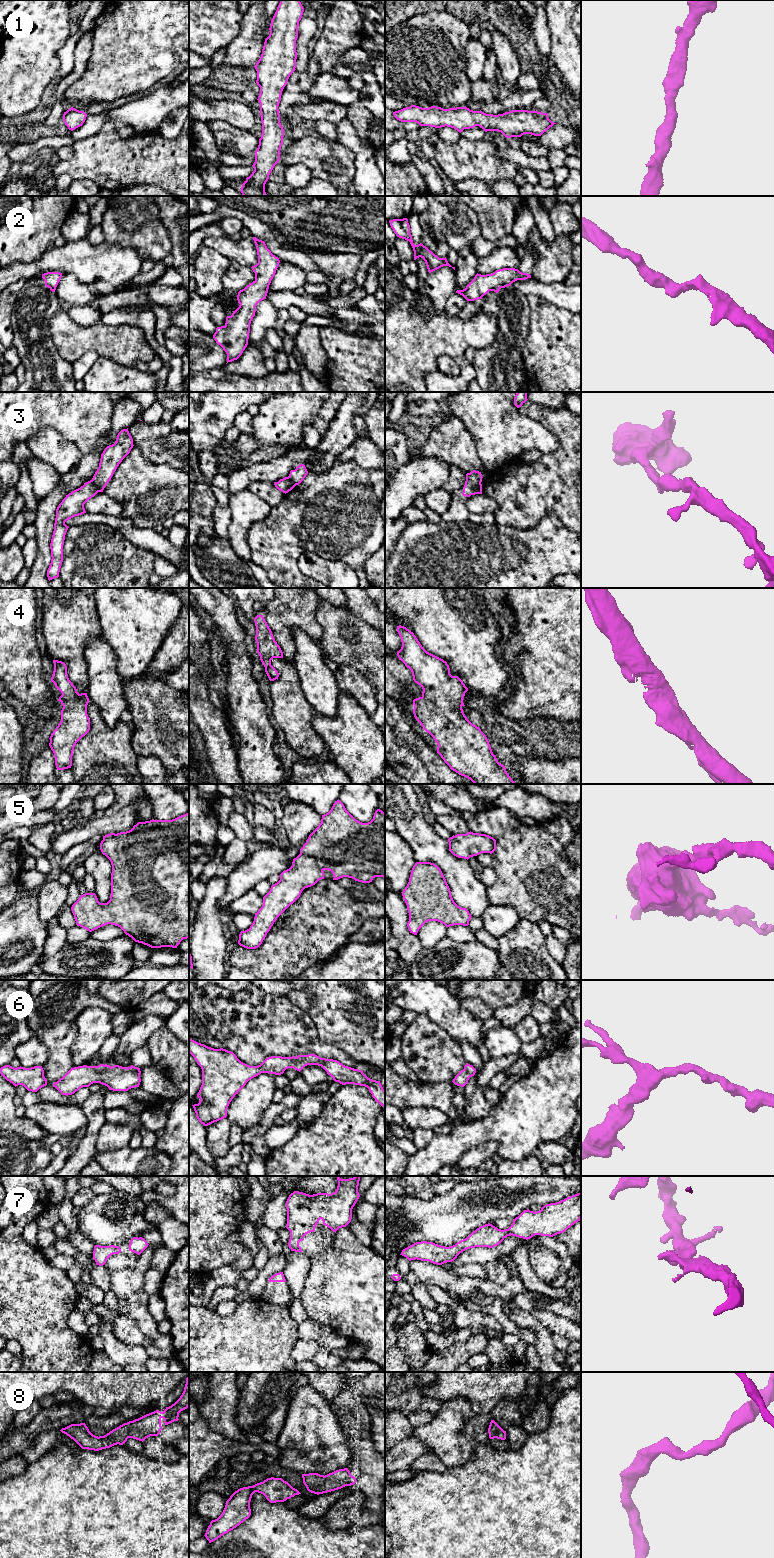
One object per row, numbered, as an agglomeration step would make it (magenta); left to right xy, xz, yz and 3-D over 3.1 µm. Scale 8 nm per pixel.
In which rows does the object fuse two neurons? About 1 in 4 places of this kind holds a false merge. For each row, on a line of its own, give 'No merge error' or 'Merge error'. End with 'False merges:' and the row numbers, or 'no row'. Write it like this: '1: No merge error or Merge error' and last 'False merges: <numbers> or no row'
1: No merge error
2: No merge error
3: Merge error
4: No merge error
5: No merge error
6: No merge error
7: No merge error
8: No merge error
False merges: 3

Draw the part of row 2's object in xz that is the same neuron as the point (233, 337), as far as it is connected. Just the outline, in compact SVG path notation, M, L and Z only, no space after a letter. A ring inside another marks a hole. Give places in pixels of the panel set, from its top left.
M253 237L253 240L258 255L258 263L251 267L255 280L238 292L239 307L231 316L226 317L225 325L217 327L213 335L216 343L226 352L227 363L237 360L247 347L256 306L266 299L269 285L280 263L279 258L271 253L264 241L256 237Z

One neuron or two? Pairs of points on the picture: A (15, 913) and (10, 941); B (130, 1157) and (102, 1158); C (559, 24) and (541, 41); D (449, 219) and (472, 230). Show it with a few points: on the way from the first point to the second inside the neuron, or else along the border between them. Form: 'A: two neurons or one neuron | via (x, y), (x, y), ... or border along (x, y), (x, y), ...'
A: one neuron | via (15, 920), (15, 934)
B: one neuron | via (123, 1158), (109, 1158)
C: two neurons | border along (545, 10), (550, 34), (551, 56)
D: one neuron | via (455, 223), (466, 228)

